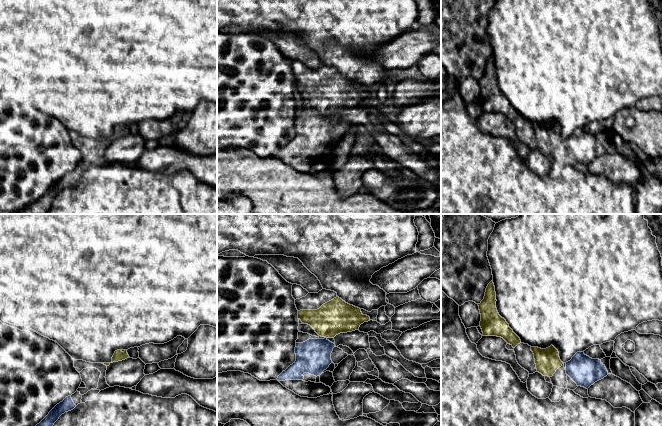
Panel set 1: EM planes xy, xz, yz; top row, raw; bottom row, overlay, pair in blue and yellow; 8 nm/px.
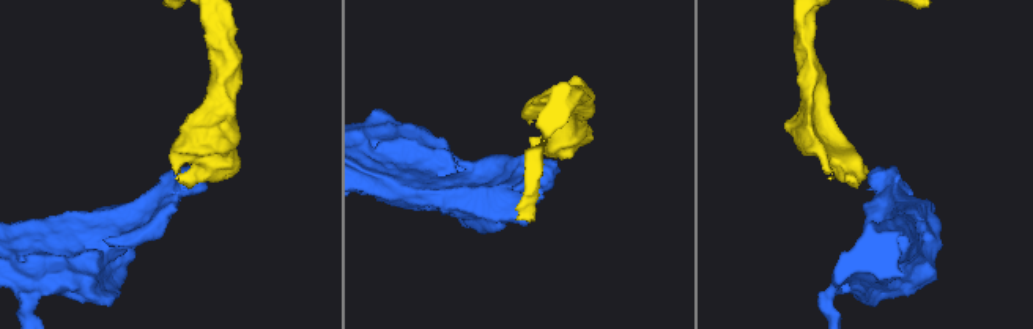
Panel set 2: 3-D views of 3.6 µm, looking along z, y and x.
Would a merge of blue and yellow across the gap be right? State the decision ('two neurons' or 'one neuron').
one neuron

